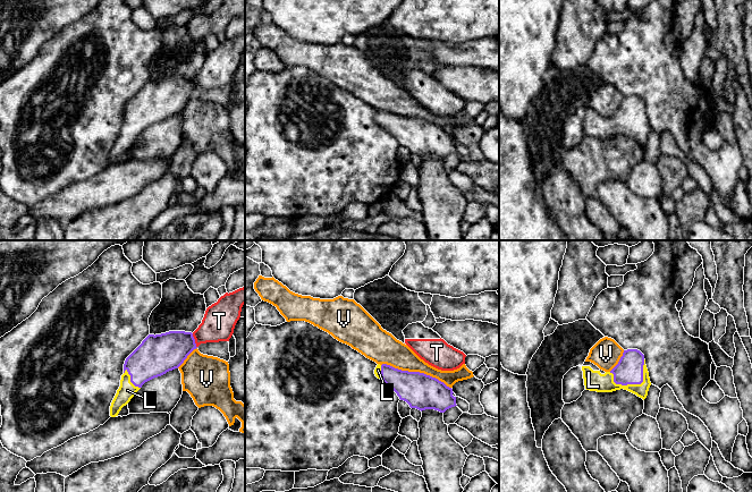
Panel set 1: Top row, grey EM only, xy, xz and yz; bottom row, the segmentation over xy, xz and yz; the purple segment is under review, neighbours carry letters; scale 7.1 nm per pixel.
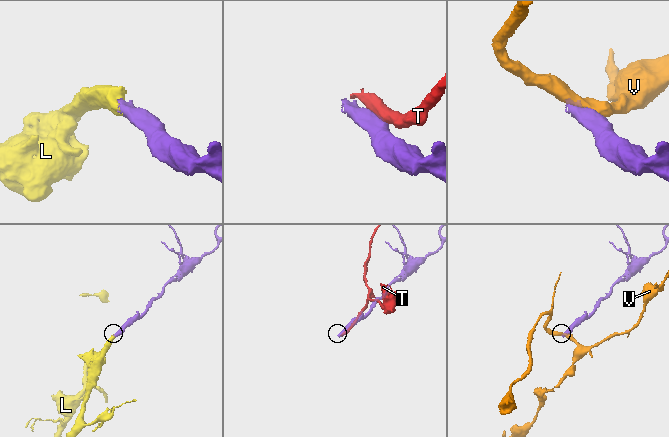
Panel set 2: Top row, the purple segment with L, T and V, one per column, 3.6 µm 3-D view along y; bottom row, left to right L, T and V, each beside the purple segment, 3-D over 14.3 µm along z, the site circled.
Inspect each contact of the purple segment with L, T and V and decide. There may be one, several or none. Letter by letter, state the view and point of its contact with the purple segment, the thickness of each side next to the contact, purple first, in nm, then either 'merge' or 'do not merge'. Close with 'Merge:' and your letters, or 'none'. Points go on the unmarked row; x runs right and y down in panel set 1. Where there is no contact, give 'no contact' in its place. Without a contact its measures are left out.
L: contact yz (638, 129); calibres 190 and 130 nm; merge
T: contact xy (194, 86); calibres 280 and 240 nm; merge
V: contact xz (416, 118); calibres 260 and 200 nm; do not merge
Merge: L, T

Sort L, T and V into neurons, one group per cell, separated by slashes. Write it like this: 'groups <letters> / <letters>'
groups L T / V

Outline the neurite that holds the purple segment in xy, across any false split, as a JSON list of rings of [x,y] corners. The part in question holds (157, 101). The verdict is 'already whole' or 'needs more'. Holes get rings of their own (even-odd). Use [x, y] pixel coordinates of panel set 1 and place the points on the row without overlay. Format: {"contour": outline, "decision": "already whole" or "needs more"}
{"contour": [[[245,33],[226,39],[209,52],[202,69],[193,79],[169,77],[149,80],[125,107],[110,162],[118,162],[145,128],[178,114],[201,90],[229,87],[244,50]]], "decision": "needs more"}

